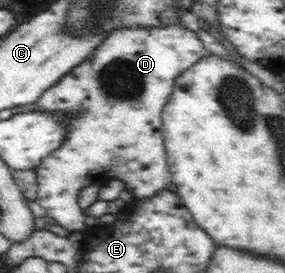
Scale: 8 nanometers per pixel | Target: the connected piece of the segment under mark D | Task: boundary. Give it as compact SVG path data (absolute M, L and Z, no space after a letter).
M160 25L159 28L123 28L123 30L113 30L102 43L98 44L97 50L85 62L81 62L78 66L75 66L69 74L66 74L54 86L46 88L42 92L42 95L34 103L31 103L31 112L50 114L50 116L53 116L53 114L66 114L66 119L64 120L64 130L66 131L64 132L61 144L51 154L47 155L45 159L41 160L39 166L34 168L37 181L36 202L45 208L48 216L57 220L58 224L64 226L70 232L87 231L84 225L85 215L78 205L78 194L87 185L104 183L109 179L119 179L124 182L124 190L127 190L130 194L129 205L141 200L147 200L148 197L155 196L157 192L161 192L163 189L172 189L172 174L168 167L162 135L162 110L166 106L166 102L170 99L174 80L178 76L181 76L193 63L197 63L207 52L209 51L195 32L183 26Z

